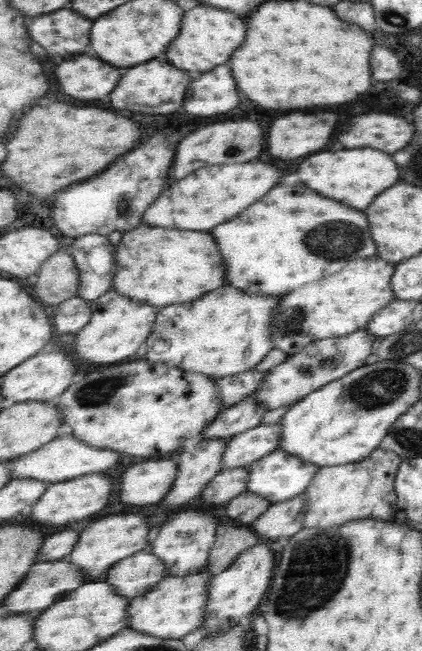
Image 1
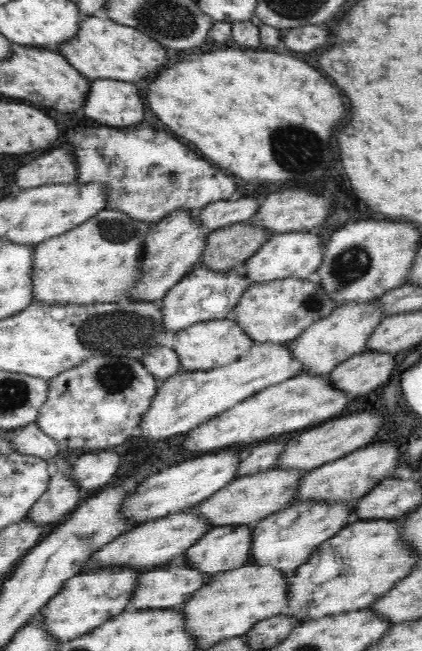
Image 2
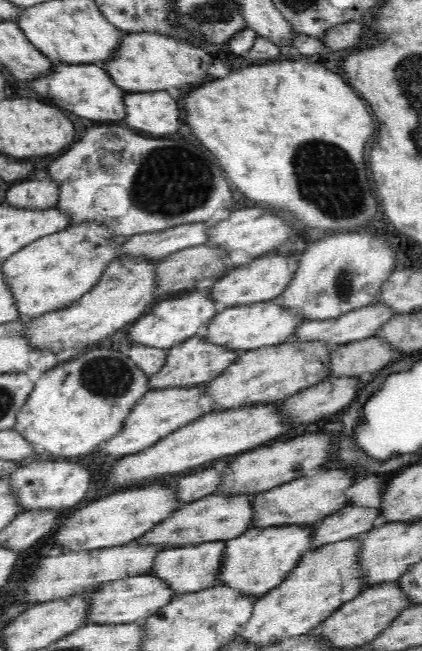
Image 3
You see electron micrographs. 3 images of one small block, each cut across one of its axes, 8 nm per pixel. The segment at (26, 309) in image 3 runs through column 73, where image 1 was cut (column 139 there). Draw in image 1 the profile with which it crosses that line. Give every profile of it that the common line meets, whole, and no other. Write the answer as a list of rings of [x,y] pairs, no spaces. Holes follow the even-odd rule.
[[[142,224],[123,234],[117,247],[114,289],[140,304],[152,304],[161,310],[201,299],[209,292],[228,285],[226,258],[222,258],[224,254],[220,252],[212,231]]]

